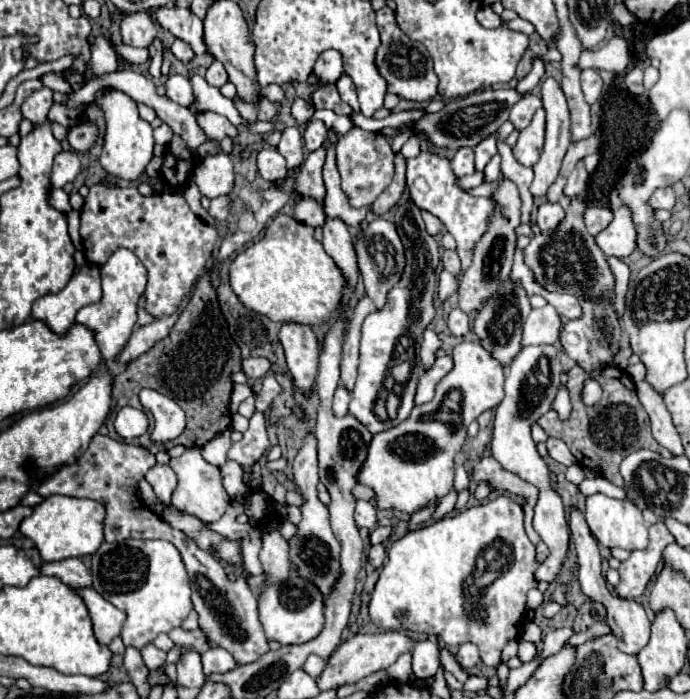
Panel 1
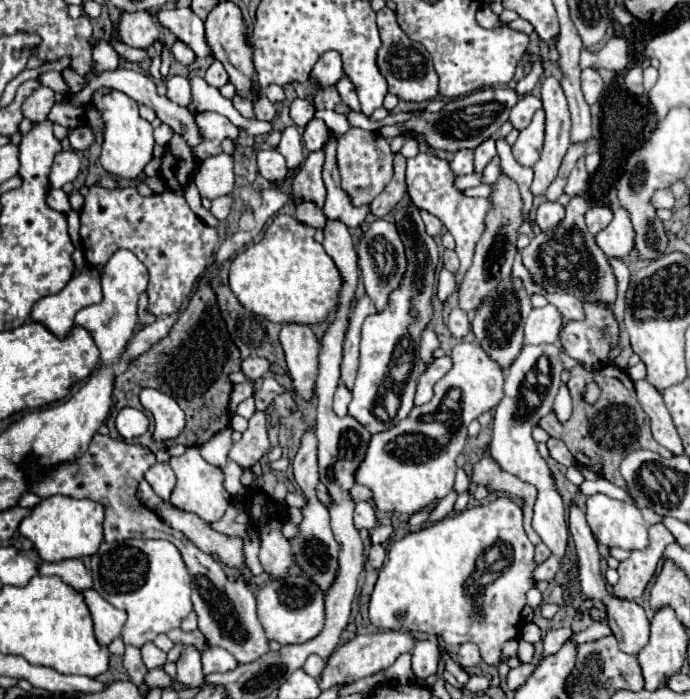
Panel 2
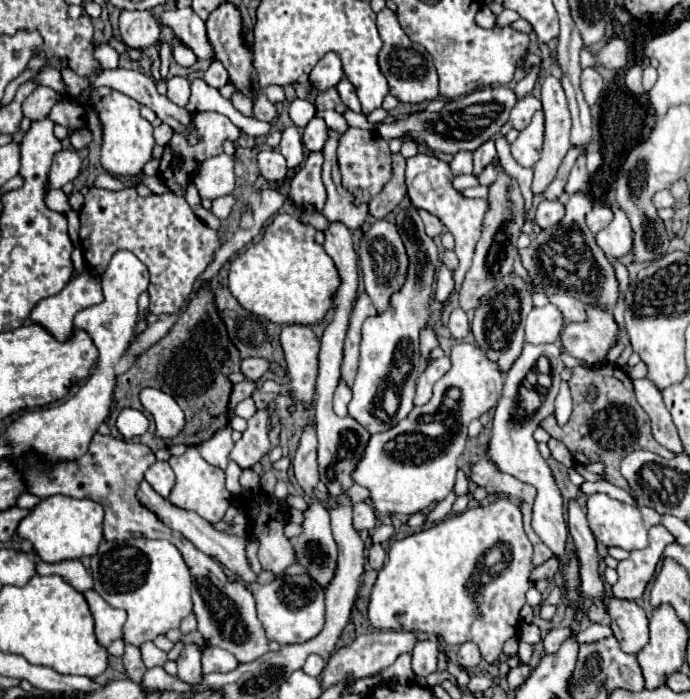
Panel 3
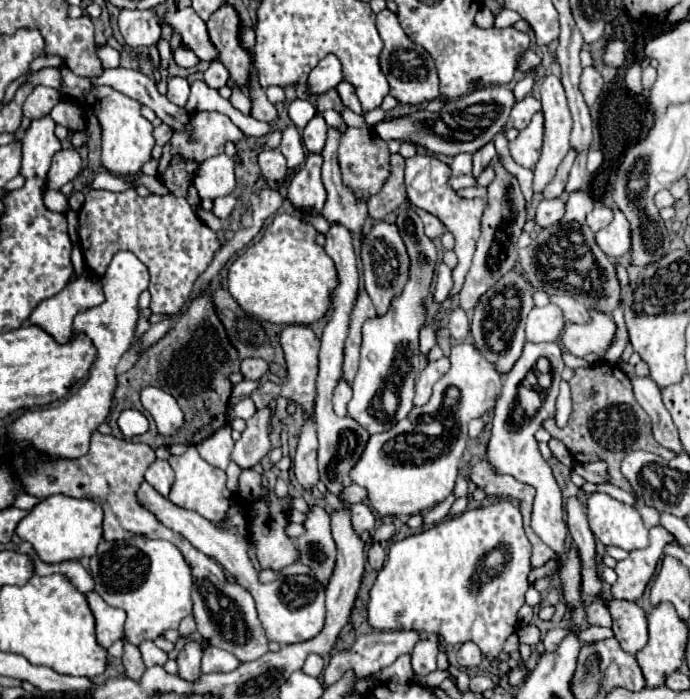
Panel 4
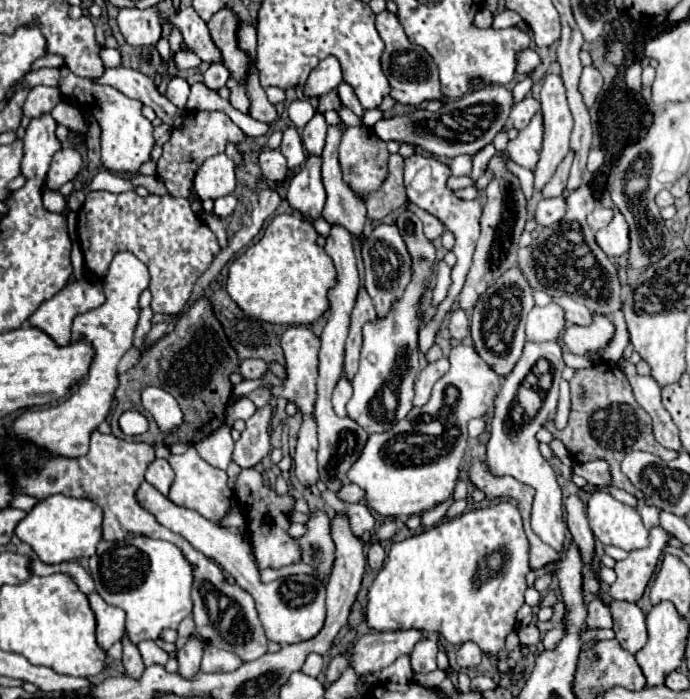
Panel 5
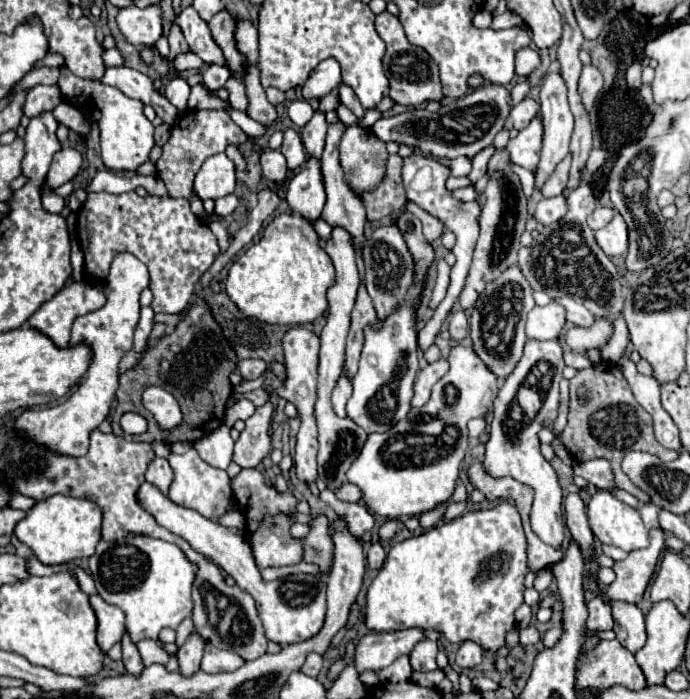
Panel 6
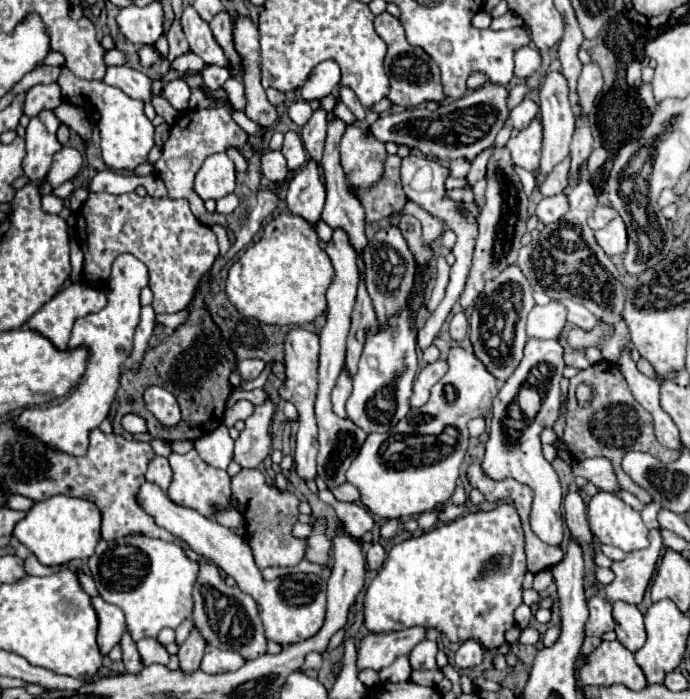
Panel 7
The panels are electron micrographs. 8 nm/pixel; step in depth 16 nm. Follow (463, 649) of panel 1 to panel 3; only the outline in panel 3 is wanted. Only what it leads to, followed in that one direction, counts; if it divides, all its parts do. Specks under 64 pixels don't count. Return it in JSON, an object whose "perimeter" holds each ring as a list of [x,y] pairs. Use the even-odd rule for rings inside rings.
{"perimeter":[[[466,642],[466,644],[460,646],[460,650],[458,650],[458,664],[460,664],[460,668],[466,668],[466,670],[474,668],[474,666],[480,664],[480,660],[482,660],[482,656],[480,656],[480,650],[476,648],[476,644]]]}

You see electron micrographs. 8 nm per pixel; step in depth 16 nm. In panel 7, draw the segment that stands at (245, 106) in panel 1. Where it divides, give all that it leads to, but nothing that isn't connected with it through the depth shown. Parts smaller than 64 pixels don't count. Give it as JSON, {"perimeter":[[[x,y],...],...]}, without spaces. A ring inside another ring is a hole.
{"perimeter":[[[228,78],[222,86],[222,90],[226,90],[228,100],[234,104],[236,110],[244,110],[246,106],[246,98],[244,98],[244,84],[238,78]]]}

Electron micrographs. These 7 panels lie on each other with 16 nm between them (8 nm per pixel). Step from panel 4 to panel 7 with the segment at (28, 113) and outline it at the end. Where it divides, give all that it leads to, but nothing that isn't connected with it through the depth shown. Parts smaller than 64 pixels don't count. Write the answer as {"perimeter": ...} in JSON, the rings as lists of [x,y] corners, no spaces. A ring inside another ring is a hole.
{"perimeter":[[[56,82],[52,84],[36,84],[34,88],[30,88],[26,92],[26,106],[24,106],[24,114],[26,116],[38,116],[42,110],[54,110],[62,104],[62,94],[60,94],[60,86]]]}

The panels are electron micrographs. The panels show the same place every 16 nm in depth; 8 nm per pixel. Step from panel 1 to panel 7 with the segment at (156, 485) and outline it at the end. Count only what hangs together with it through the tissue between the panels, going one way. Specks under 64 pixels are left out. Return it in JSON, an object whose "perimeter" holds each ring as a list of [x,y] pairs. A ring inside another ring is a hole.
{"perimeter":[[[154,456],[148,464],[148,472],[146,472],[146,480],[148,482],[154,482],[158,484],[162,490],[168,488],[170,480],[172,480],[172,470],[170,470],[170,464],[166,458],[162,456]]]}

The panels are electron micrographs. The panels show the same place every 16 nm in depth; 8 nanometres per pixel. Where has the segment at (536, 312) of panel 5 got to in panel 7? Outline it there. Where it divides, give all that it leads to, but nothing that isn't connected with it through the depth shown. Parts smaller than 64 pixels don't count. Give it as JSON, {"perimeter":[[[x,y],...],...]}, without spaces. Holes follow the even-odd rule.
{"perimeter":[[[550,300],[546,306],[534,306],[528,314],[528,336],[530,338],[558,338],[566,326],[568,310],[564,304]]]}

